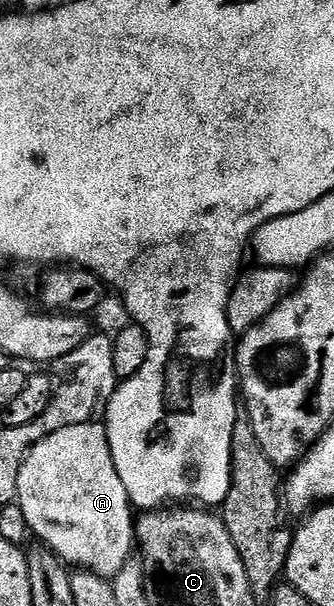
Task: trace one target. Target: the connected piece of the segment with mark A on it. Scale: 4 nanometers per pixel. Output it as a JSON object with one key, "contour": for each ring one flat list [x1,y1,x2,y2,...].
{"contour":[[103,422,71,425,34,444,18,473,16,502,26,513,31,534,73,568,112,581,133,558,134,508,118,477]]}

